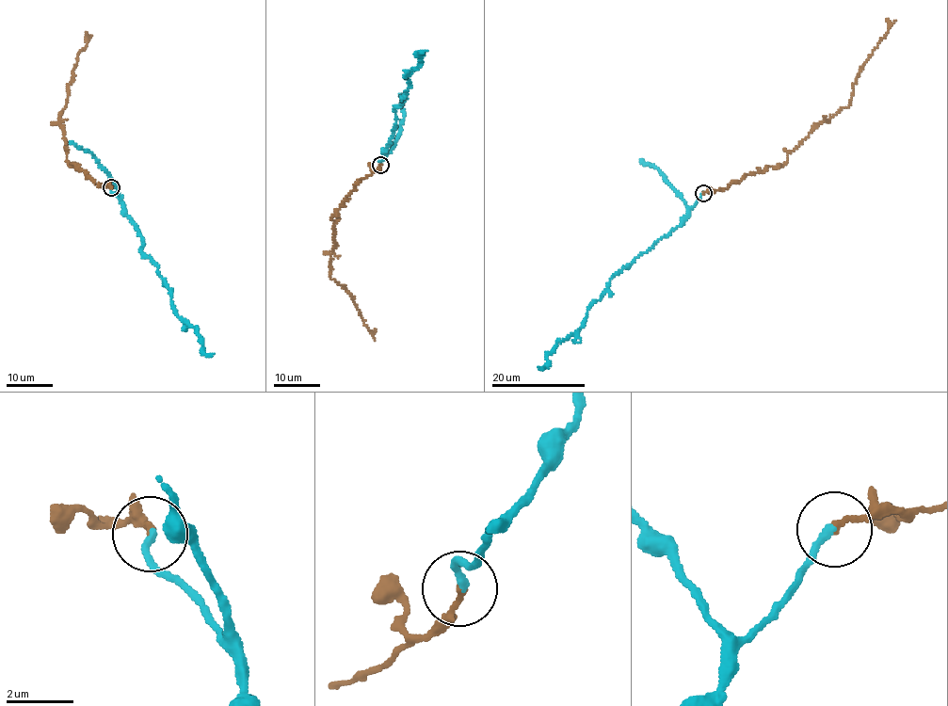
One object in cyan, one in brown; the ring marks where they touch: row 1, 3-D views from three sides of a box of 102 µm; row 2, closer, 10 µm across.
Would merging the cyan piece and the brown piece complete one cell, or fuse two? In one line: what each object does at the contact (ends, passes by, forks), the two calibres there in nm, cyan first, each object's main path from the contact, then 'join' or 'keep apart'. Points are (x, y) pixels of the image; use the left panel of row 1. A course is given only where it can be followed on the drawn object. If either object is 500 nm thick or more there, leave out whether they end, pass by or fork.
cyan ends there; brown ends there; 200 nm thick on the cyan side, 180 nm on the other; cyan runs (112, 187), (144, 244), (142, 252), (151, 257), (168, 286), (173, 309), (196, 328), (204, 353), (213, 354); brown runs (111, 187), (96, 184), (84, 171), (69, 165), (59, 118), (78, 54), (92, 36); join

